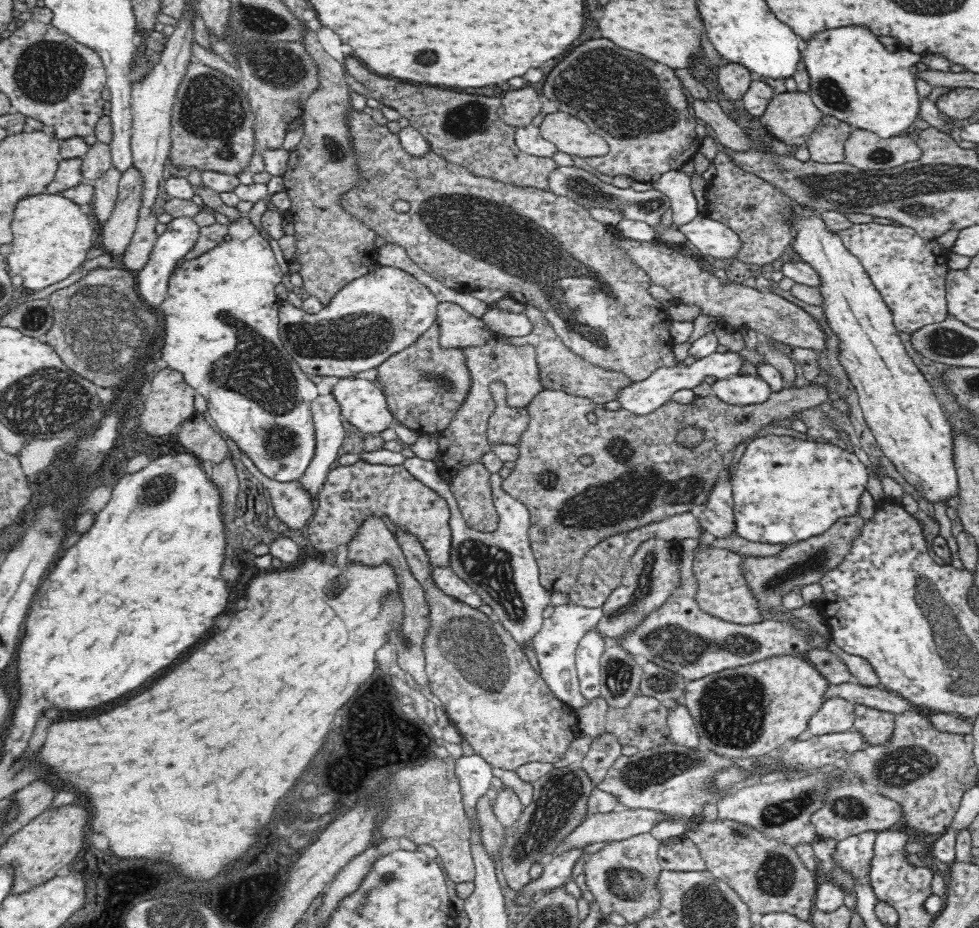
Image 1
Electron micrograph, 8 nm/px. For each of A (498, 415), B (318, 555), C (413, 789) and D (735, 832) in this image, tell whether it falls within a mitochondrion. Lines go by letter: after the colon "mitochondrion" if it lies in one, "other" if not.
A: other
B: other
C: mitochondrion
D: mitochondrion

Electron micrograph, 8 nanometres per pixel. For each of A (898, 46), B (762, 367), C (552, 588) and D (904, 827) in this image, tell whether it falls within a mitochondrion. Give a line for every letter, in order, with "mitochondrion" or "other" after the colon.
A: other
B: other
C: other
D: other

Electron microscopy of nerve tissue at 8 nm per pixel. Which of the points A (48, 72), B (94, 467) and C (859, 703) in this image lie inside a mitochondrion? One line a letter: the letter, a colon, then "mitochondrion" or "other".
A: mitochondrion
B: other
C: other

